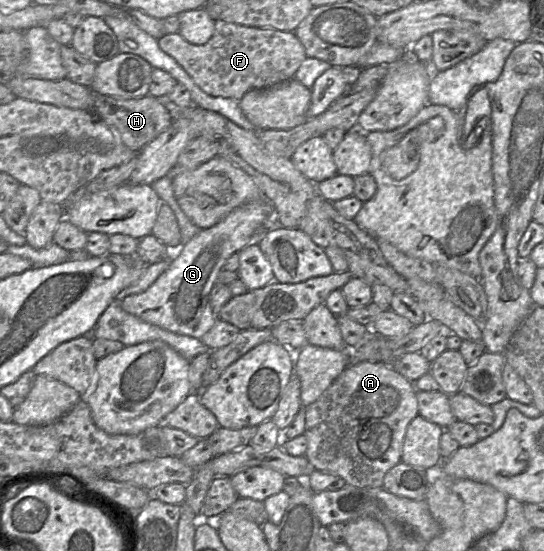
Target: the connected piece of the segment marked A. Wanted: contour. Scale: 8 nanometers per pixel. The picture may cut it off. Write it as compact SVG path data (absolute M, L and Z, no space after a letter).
M351 363L312 404L305 407L306 458L314 470L341 477L359 488L383 486L385 474L401 462L402 446L410 422L419 415L414 384L385 363Z

